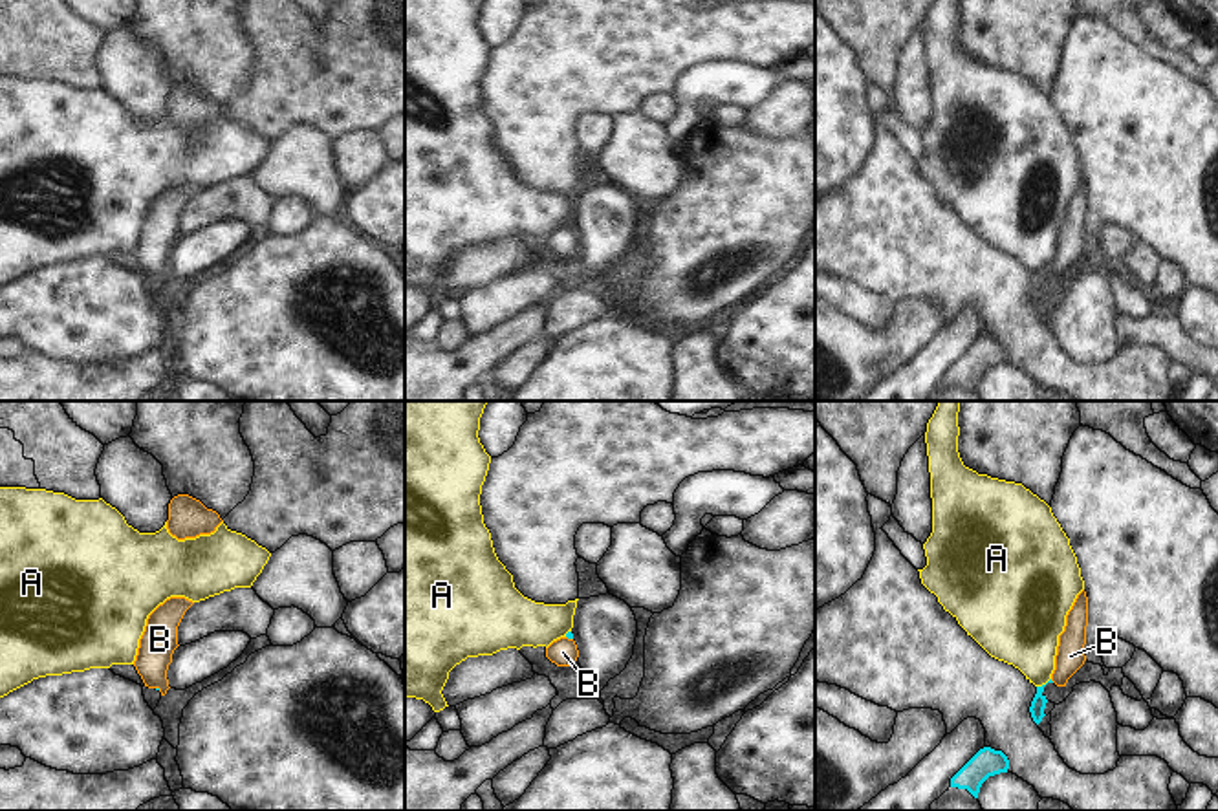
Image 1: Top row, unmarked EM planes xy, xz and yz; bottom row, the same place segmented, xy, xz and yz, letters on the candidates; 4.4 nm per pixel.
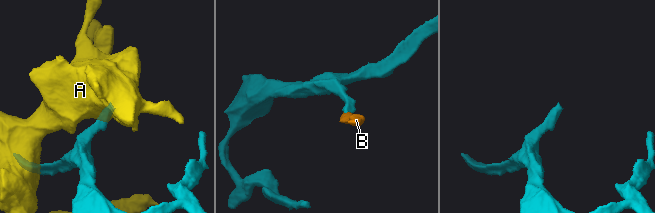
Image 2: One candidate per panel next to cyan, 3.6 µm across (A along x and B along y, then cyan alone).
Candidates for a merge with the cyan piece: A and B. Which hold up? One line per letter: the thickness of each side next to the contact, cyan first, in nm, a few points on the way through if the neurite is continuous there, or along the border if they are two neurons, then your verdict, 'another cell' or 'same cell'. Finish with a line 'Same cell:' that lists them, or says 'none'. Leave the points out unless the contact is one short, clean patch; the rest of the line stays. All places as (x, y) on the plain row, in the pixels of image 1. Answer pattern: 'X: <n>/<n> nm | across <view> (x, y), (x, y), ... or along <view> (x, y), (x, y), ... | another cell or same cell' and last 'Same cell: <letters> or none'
A: 70/300 nm | along yz (1050, 268), (1037, 277) | another cell
B: 30/120 nm | across xz (570, 226), (570, 227), (563, 242) | same cell
Same cell: B

